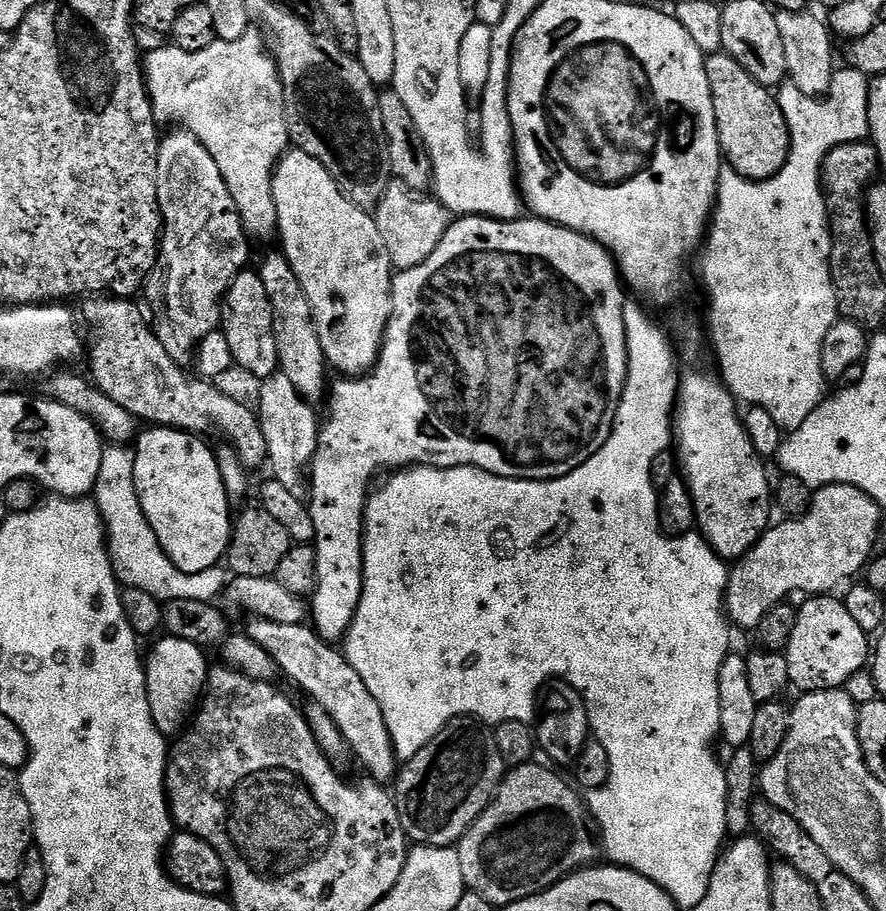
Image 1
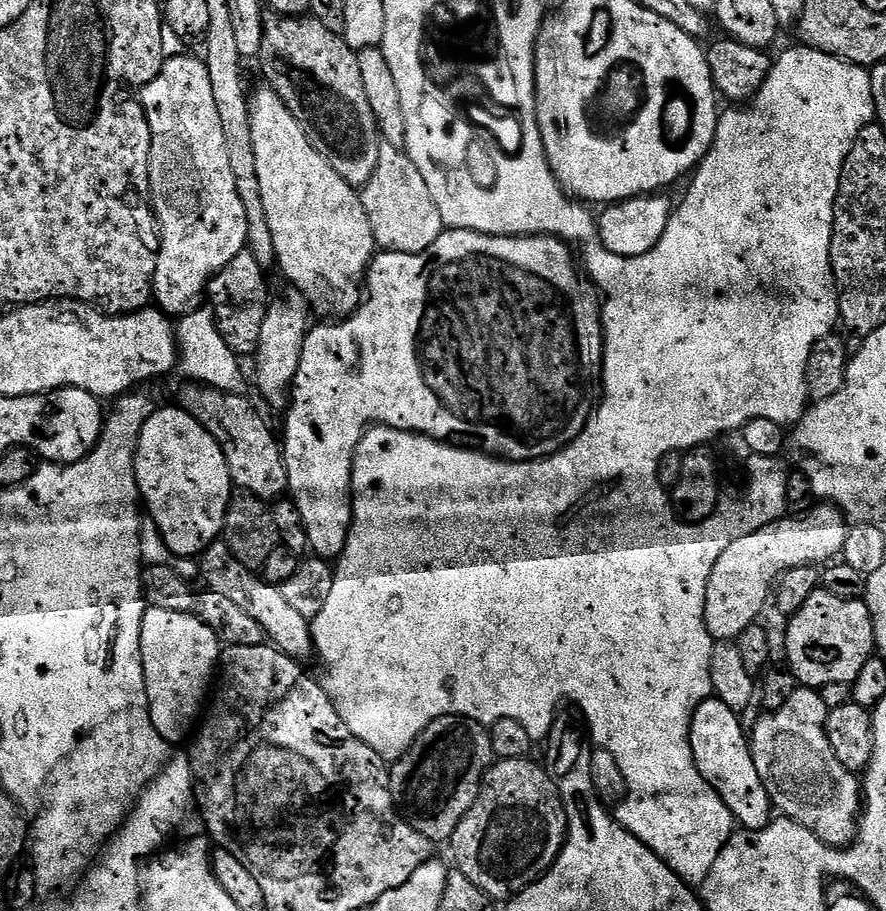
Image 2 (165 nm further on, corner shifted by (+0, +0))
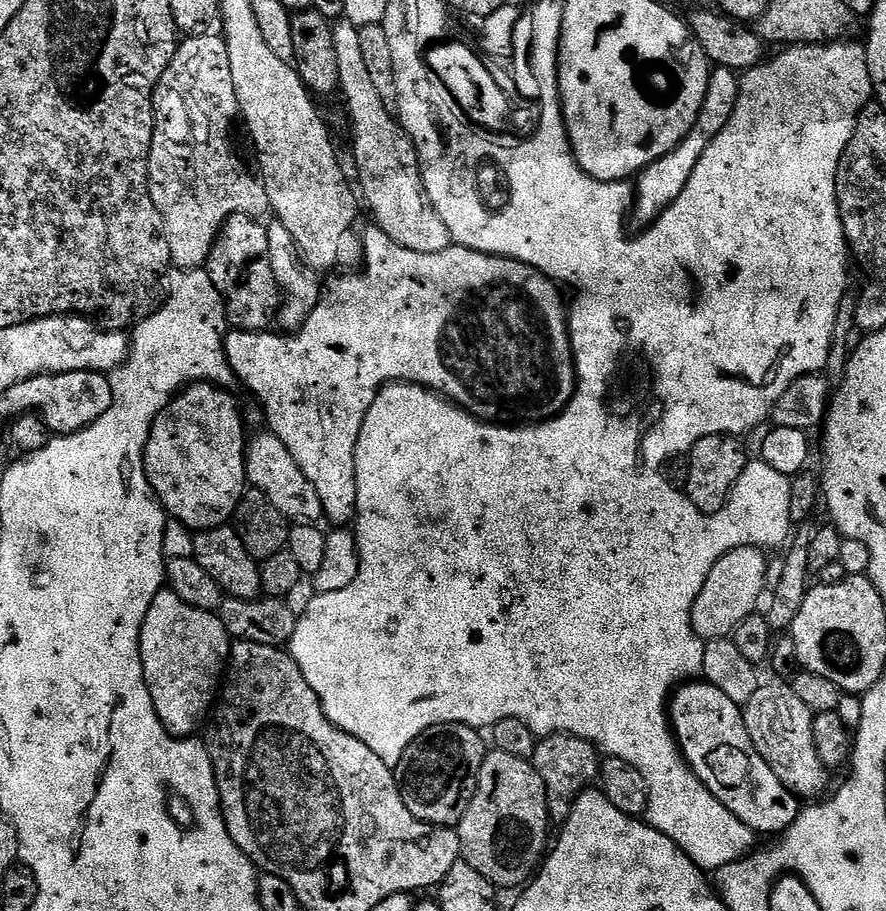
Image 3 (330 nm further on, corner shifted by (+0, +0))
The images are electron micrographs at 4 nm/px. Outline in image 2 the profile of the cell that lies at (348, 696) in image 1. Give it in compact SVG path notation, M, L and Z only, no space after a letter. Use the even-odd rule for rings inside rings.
M227 543L210 545L199 557L198 563L200 576L208 583L205 584L207 591L222 594L229 602L235 602L240 609L246 610L246 614L250 614L250 618L254 618L254 622L262 626L265 637L278 651L301 662L307 661L308 655L313 655L311 623L302 618L298 610L292 609L286 598L282 598L277 585L268 583L259 571L242 566L242 562L238 562L236 555L228 549Z

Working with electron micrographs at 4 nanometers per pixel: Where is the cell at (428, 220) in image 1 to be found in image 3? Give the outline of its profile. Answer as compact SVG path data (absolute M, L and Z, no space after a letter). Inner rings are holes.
M341 19L333 27L334 50L338 54L339 91L344 92L344 104L348 107L348 116L352 119L352 138L356 146L356 168L360 171L360 188L362 200L368 203L372 211L375 227L387 234L391 240L398 242L406 250L414 250L418 254L438 254L453 247L454 241L450 230L446 230L446 222L438 218L434 206L424 189L424 175L420 172L420 159L416 153L414 142L408 136L407 130L390 110L386 110L386 102L382 102L378 90L370 79L362 55L362 38L360 29L355 28L350 21Z

